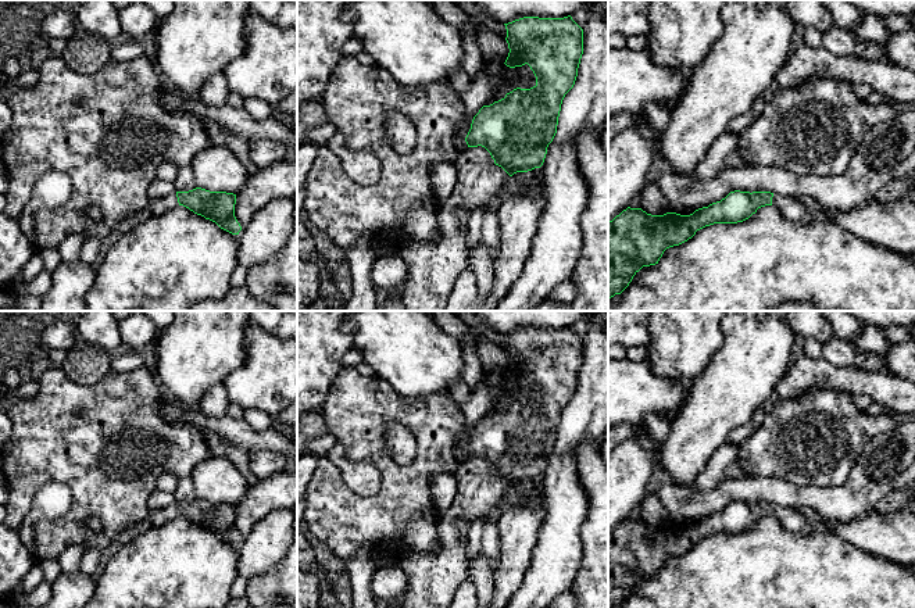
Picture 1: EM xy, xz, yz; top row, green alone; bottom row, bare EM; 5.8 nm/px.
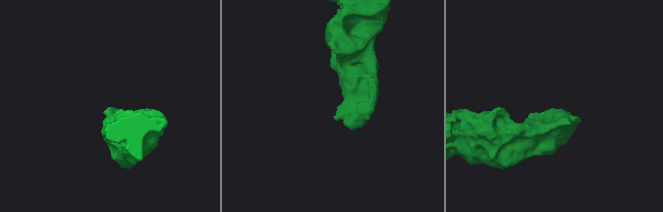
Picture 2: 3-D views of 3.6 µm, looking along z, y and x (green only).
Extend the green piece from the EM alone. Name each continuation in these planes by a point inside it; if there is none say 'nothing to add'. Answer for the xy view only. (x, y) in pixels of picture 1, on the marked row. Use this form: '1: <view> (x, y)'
1: xy (158, 206)

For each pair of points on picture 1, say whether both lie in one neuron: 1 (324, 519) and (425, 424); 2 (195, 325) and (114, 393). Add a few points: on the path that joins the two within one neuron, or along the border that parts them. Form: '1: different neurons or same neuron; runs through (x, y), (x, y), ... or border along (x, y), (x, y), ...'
1: same neuron; runs through (358, 519), (370, 519), (425, 464), (425, 458)
2: different neurons; border along (153, 371), (156, 375)

